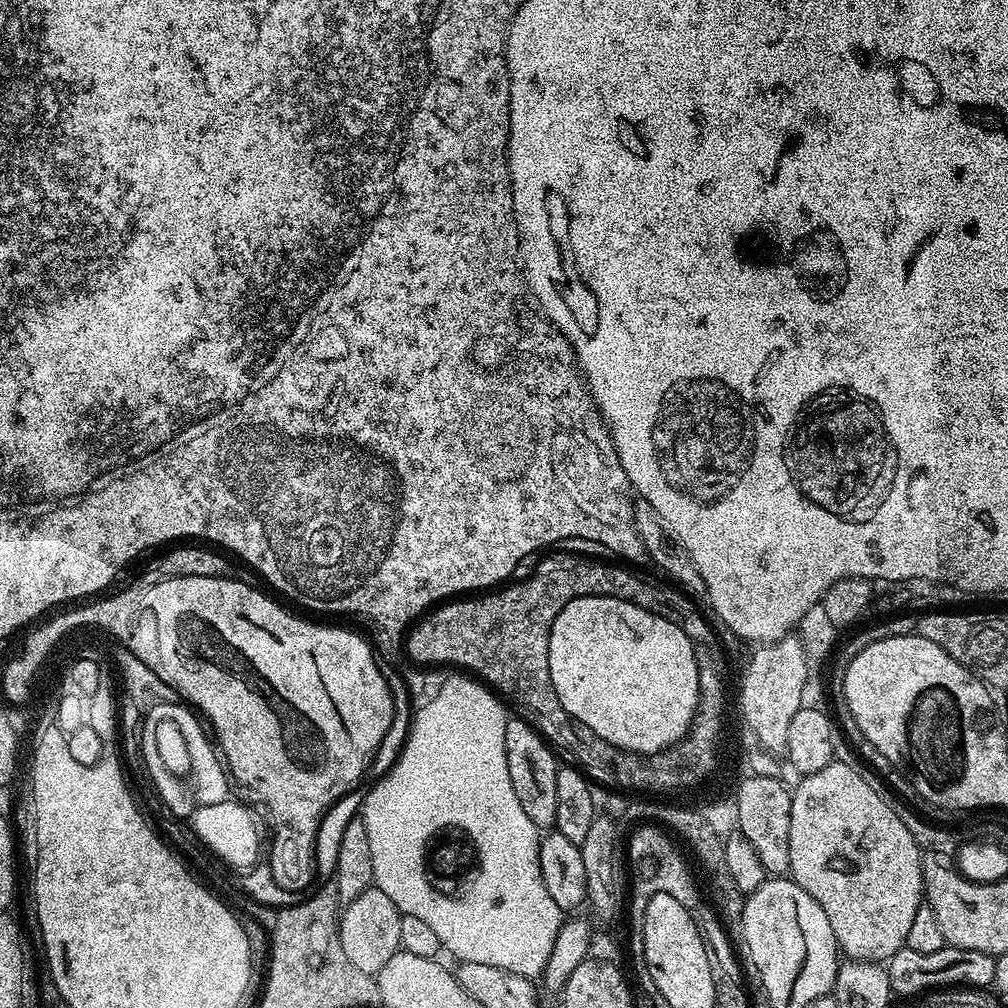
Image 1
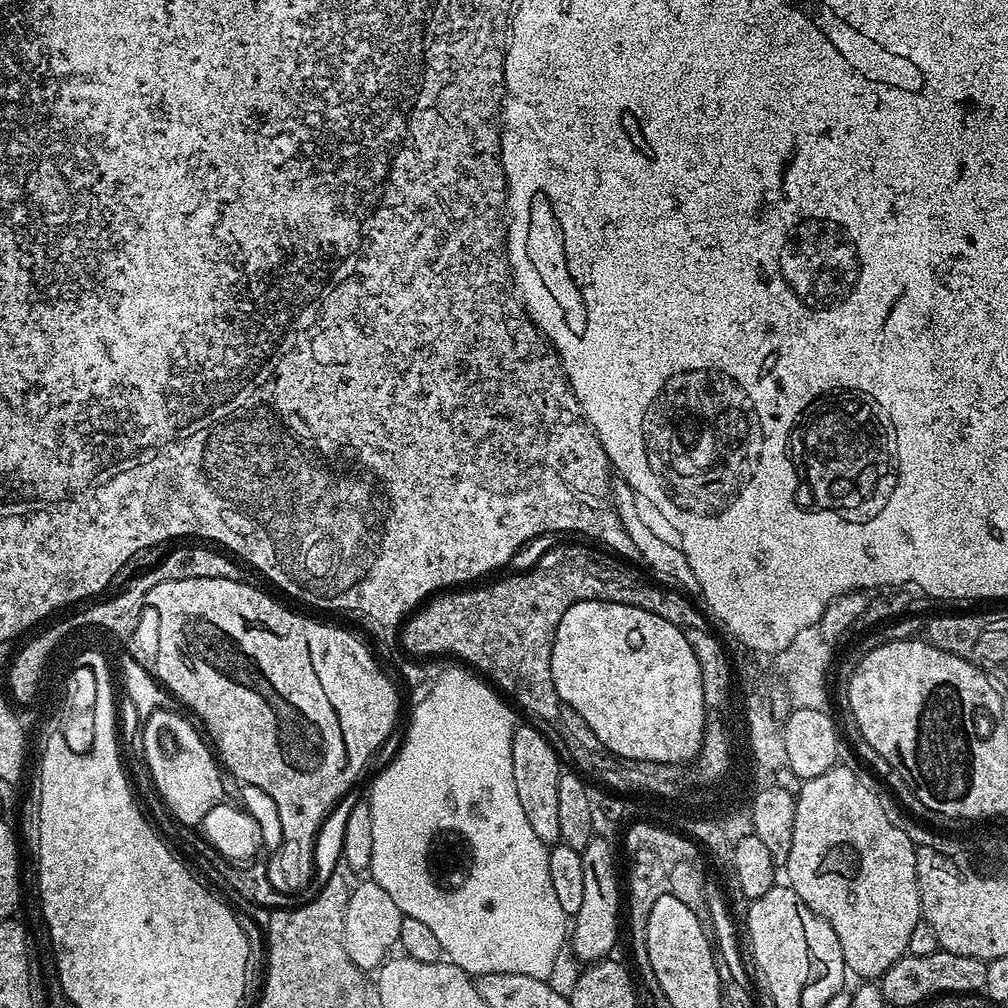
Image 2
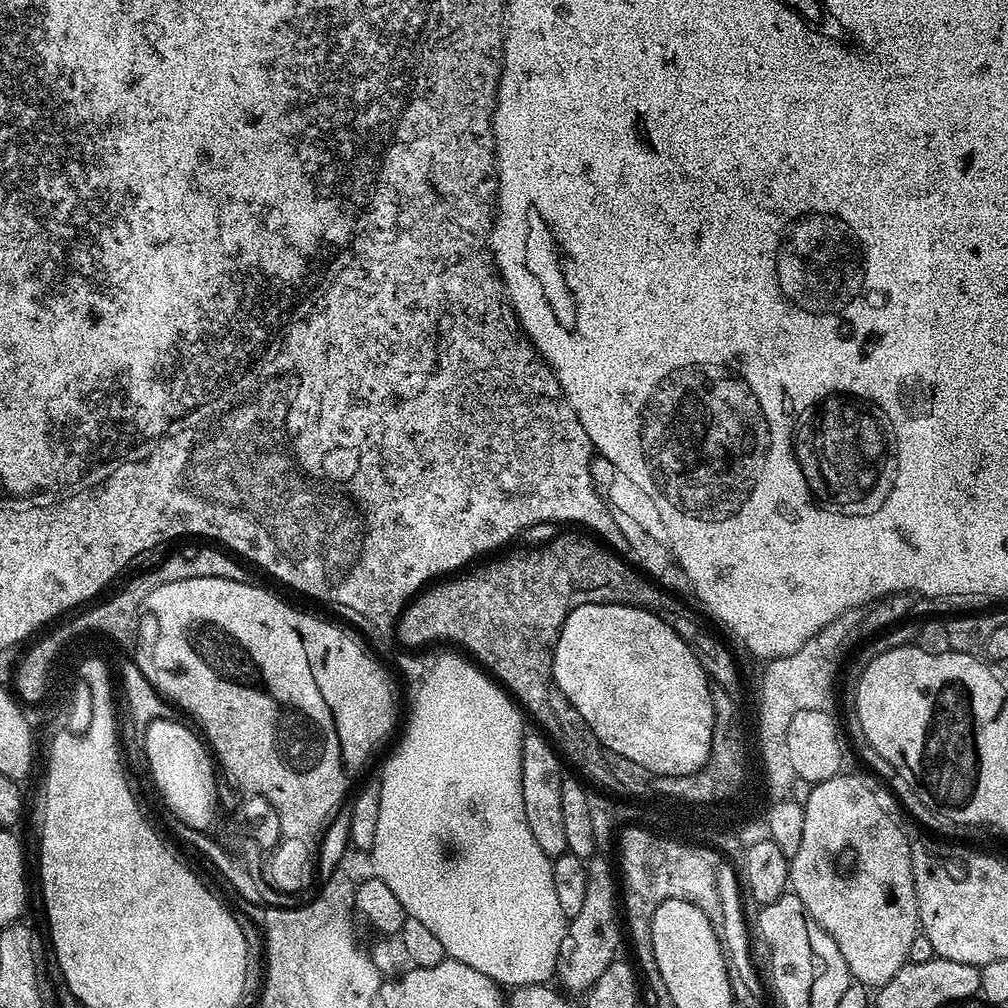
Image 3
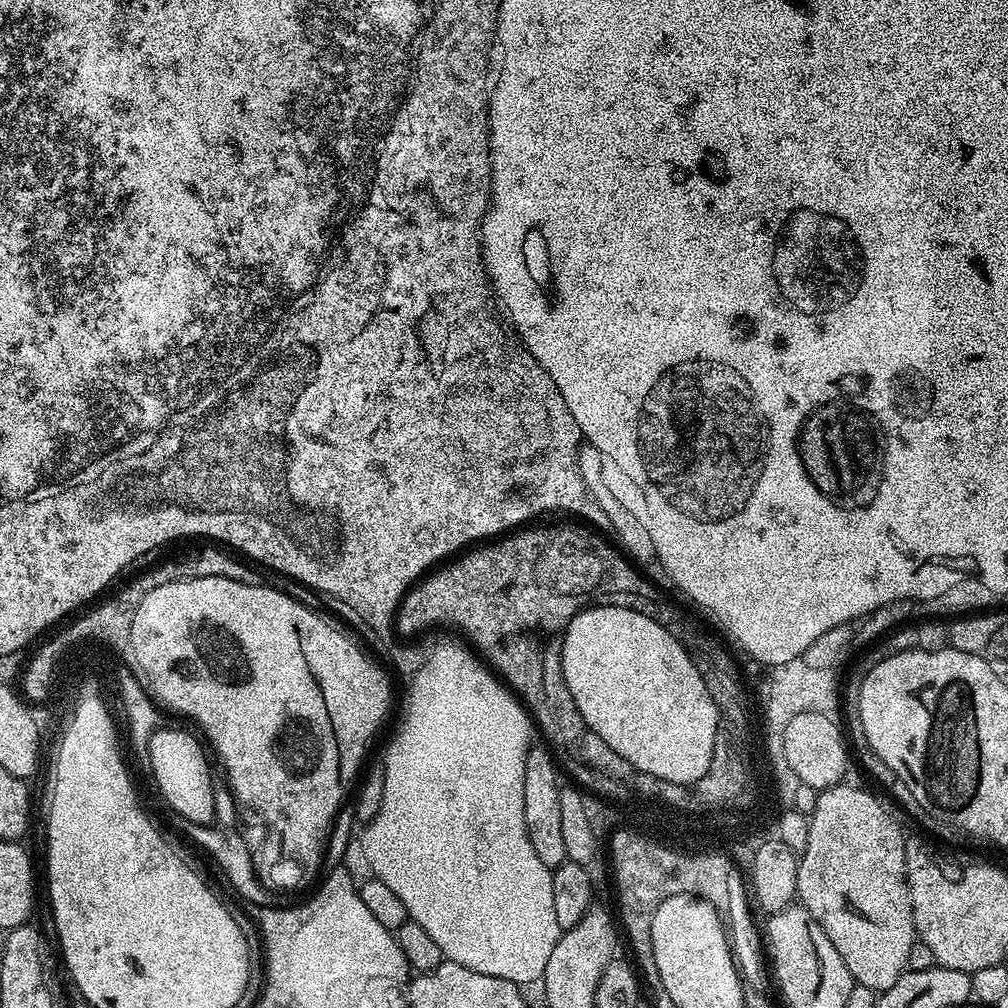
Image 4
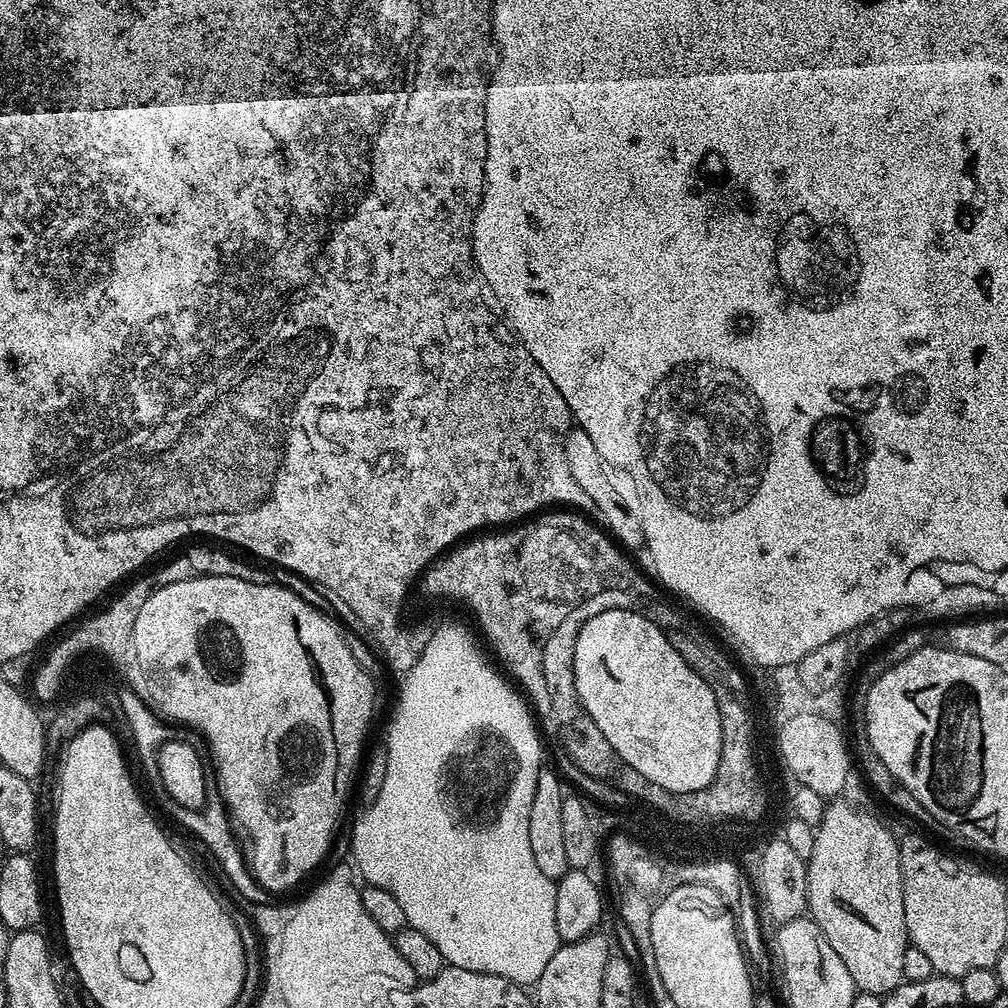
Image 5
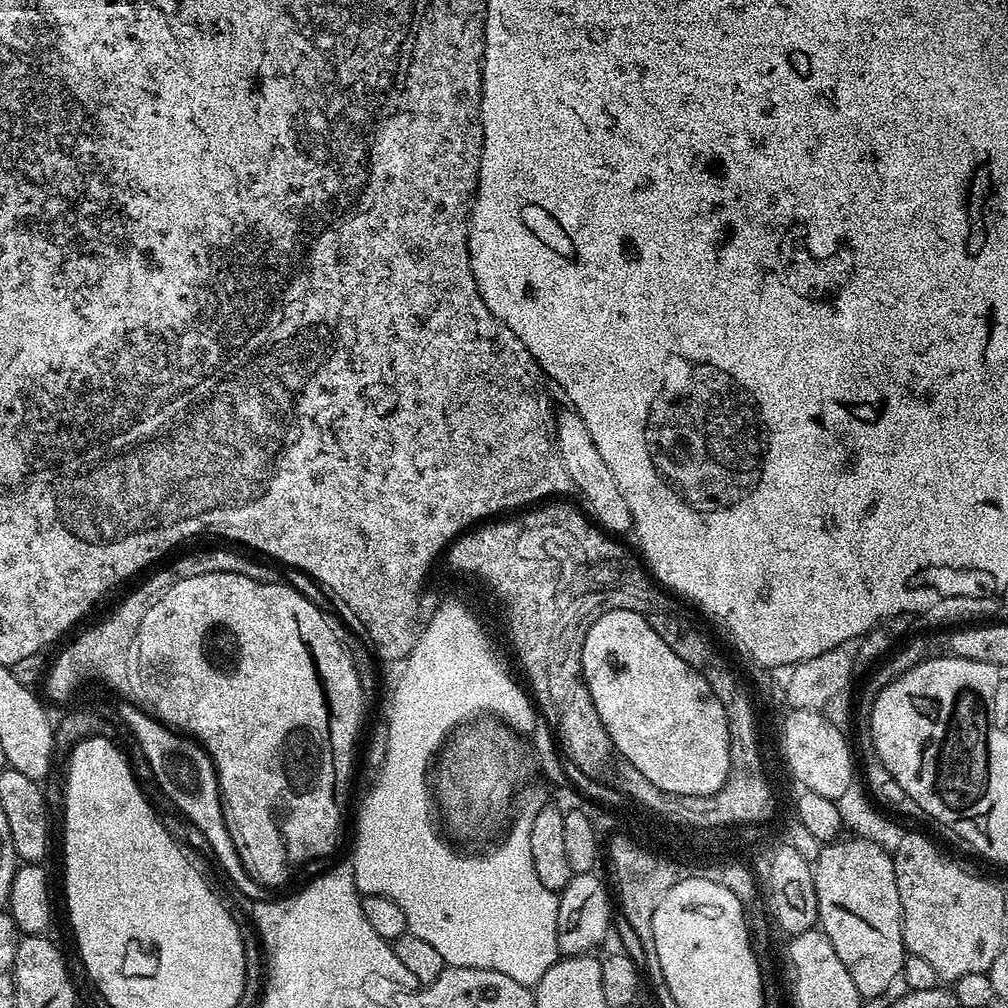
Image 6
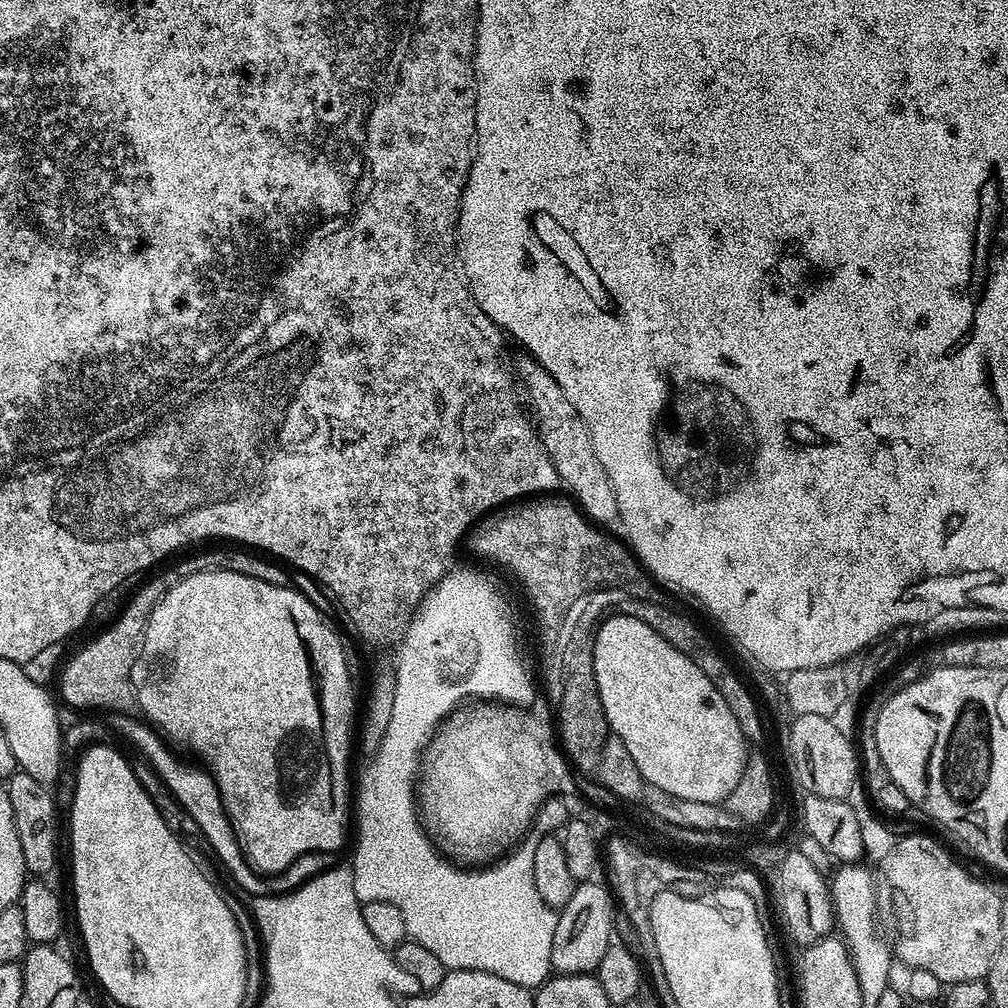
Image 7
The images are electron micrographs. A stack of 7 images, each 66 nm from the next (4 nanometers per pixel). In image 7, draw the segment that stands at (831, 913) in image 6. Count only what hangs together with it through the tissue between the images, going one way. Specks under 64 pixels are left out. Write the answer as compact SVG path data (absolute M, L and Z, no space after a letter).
M860 862L841 863L831 873L832 909L836 912L836 928L848 945L848 955L852 957L852 965L858 974L862 1000L878 1000L890 986L891 980L888 979L892 976L894 952L889 941L887 944L880 940L880 928L876 925L876 880L871 870L862 865Z

